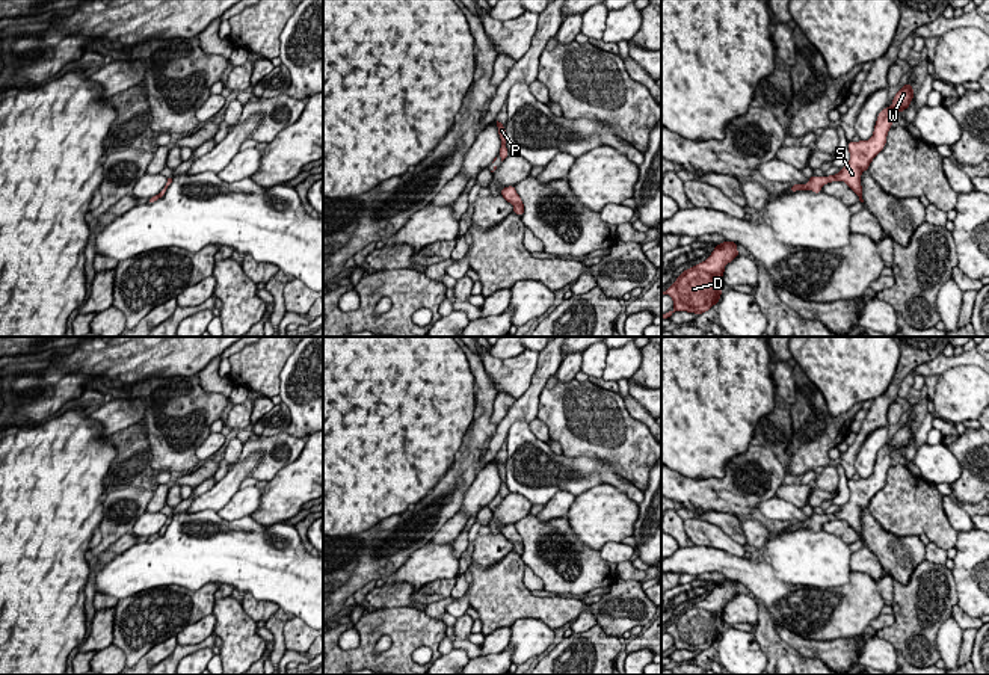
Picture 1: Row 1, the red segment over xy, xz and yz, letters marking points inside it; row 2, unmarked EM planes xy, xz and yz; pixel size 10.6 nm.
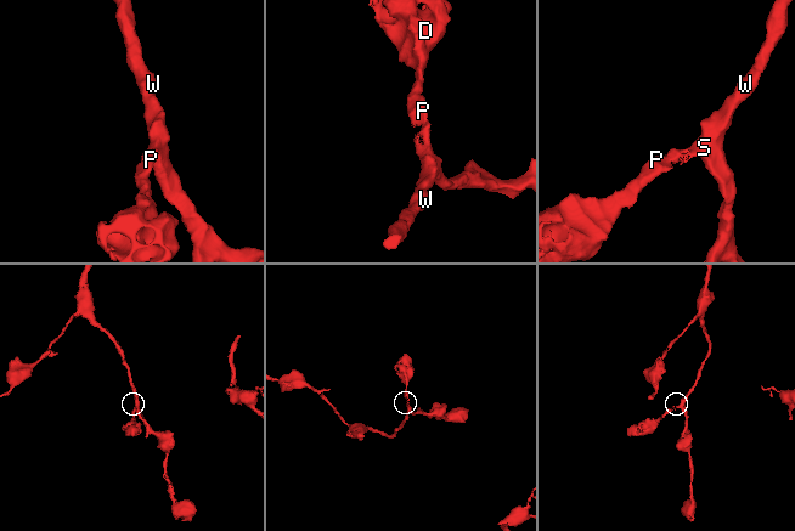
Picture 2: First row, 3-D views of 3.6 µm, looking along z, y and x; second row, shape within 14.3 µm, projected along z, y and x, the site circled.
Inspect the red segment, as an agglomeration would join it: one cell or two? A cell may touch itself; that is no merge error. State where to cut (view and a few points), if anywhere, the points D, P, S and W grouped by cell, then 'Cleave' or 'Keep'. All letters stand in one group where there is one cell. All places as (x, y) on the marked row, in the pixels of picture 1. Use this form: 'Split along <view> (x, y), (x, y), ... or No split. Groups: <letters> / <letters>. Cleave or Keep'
No split. Groups: D P S W. Keep

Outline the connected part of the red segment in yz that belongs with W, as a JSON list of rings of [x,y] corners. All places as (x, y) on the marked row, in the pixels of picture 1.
[[[906,83],[894,97],[892,104],[879,112],[873,136],[868,140],[847,142],[850,160],[838,174],[829,177],[812,175],[806,184],[794,183],[790,192],[812,190],[820,193],[821,187],[832,181],[844,181],[862,199],[861,174],[868,171],[873,159],[885,148],[886,136],[892,127],[892,115],[906,110],[914,98],[910,83]]]

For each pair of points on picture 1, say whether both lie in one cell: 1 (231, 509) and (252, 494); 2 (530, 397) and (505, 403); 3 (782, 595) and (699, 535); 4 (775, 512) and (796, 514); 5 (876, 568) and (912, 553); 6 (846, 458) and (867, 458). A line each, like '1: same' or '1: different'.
1: same
2: different
3: different
4: same
5: different
6: different

